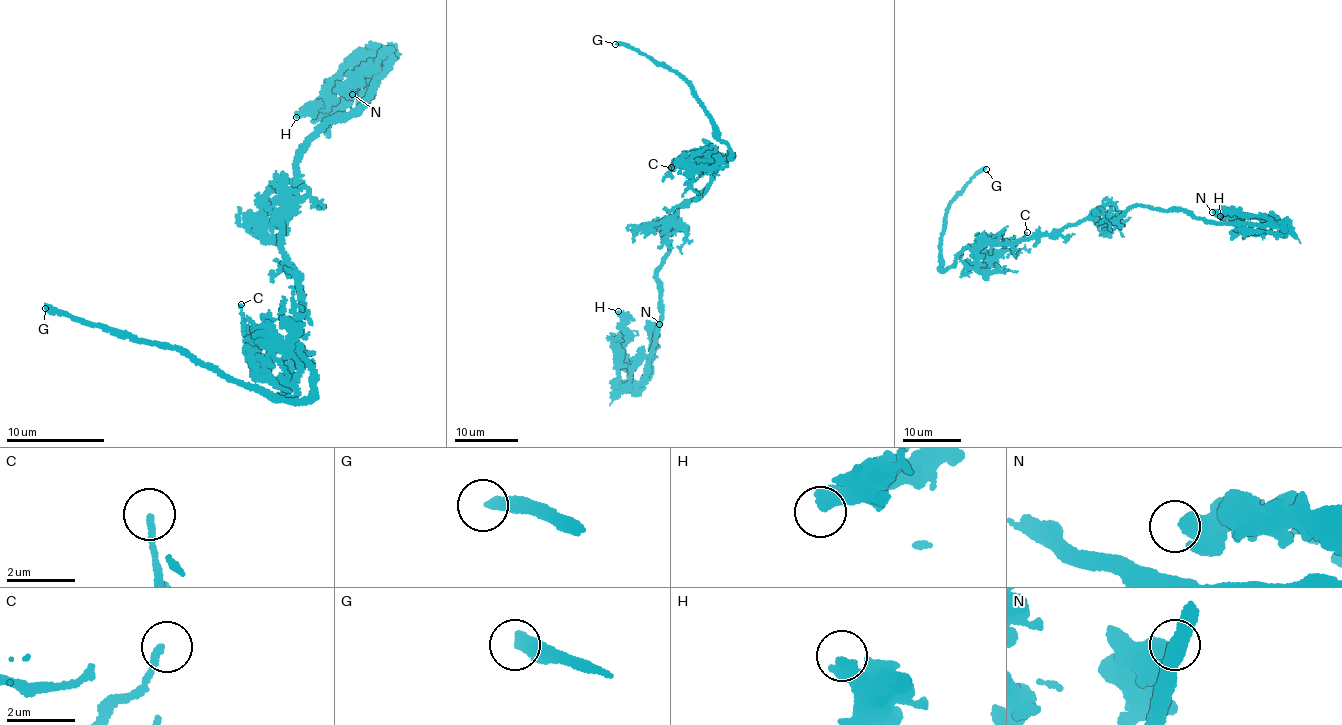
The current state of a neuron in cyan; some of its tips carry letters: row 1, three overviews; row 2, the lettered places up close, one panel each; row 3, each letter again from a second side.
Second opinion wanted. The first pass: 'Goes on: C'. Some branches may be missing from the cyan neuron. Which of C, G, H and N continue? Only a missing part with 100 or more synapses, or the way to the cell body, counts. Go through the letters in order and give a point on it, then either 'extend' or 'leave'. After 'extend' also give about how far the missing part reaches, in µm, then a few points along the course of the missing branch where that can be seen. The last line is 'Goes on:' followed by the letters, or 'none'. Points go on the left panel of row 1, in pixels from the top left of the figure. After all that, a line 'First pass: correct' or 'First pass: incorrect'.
C: place (241, 304); leave
G: place (45, 308); extend; missing 20 µm
H: place (296, 117); leave
N: place (352, 94); leave
Goes on: G
First pass: incorrect

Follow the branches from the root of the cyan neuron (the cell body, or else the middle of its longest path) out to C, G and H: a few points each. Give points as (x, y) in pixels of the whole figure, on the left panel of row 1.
C: (283, 248), (300, 312), (285, 344), (262, 364), (248, 351), (241, 304)
G: (283, 248), (300, 297), (300, 312), (292, 321), (313, 385), (298, 401), (272, 399), (174, 348), (45, 308)
H: (283, 248), (295, 159), (360, 110), (385, 60), (344, 70), (296, 117)

